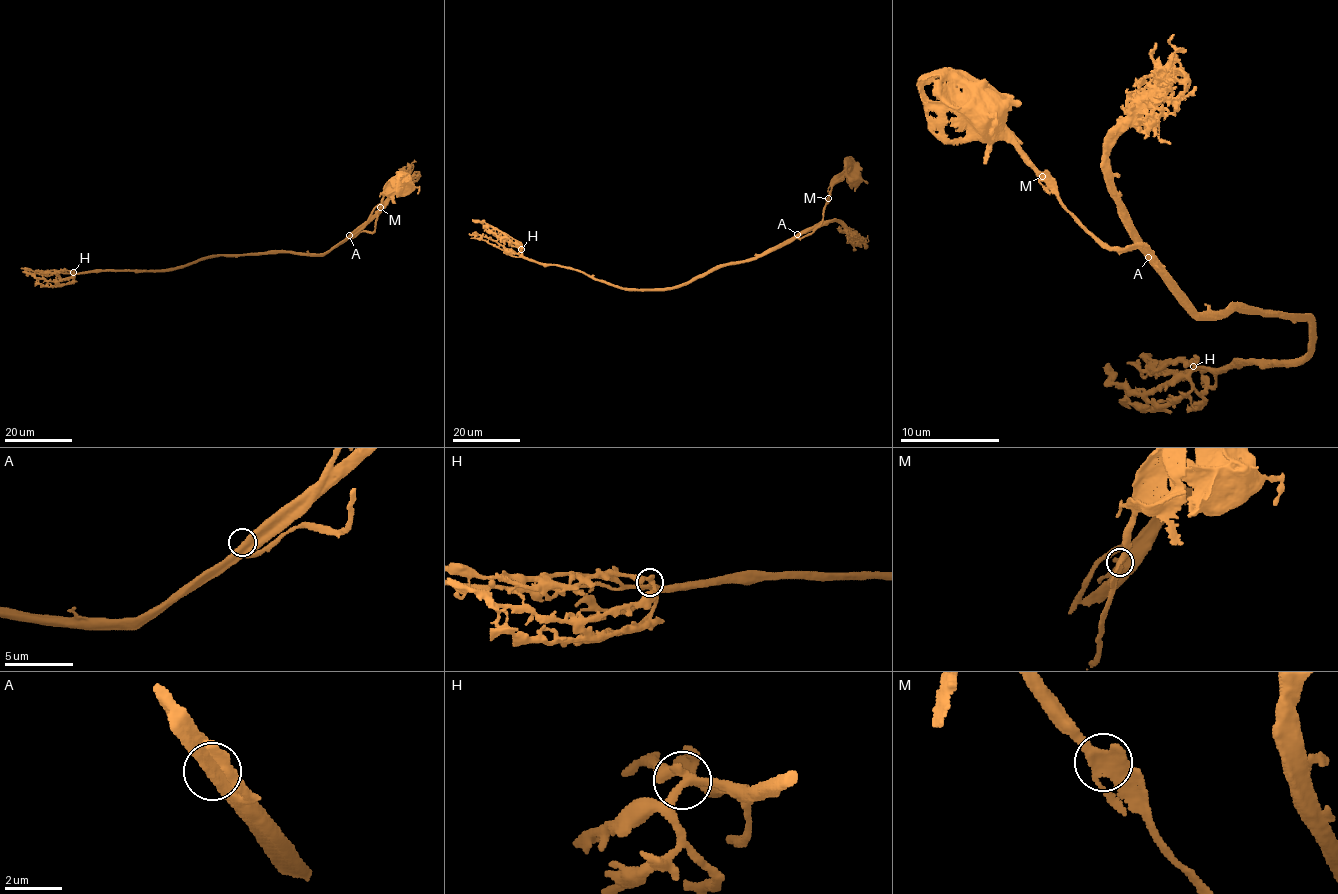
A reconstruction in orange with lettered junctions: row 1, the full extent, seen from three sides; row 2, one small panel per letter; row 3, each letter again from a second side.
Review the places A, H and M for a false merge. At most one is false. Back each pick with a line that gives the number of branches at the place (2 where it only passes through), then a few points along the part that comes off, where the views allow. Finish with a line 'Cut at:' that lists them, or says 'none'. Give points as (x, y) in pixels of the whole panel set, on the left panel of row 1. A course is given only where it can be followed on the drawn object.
Cut at: none

